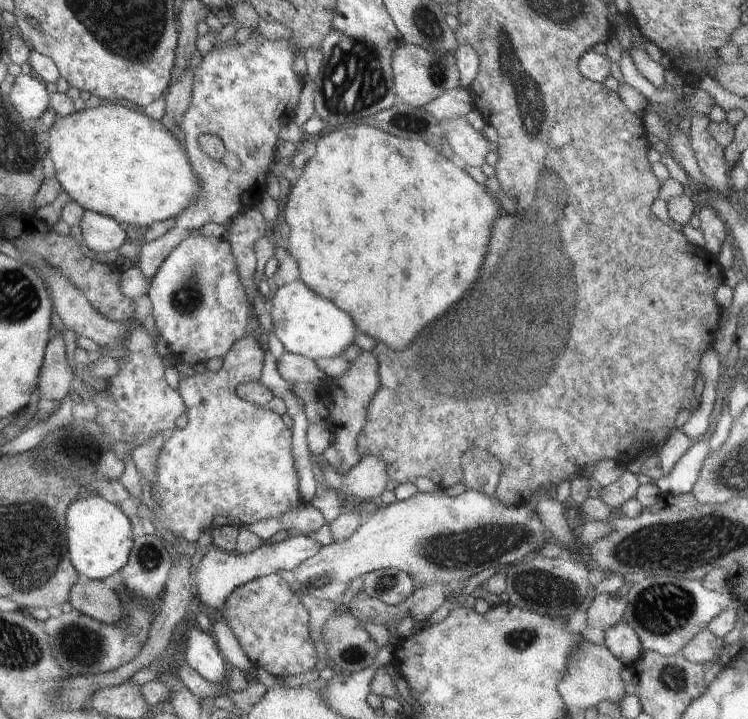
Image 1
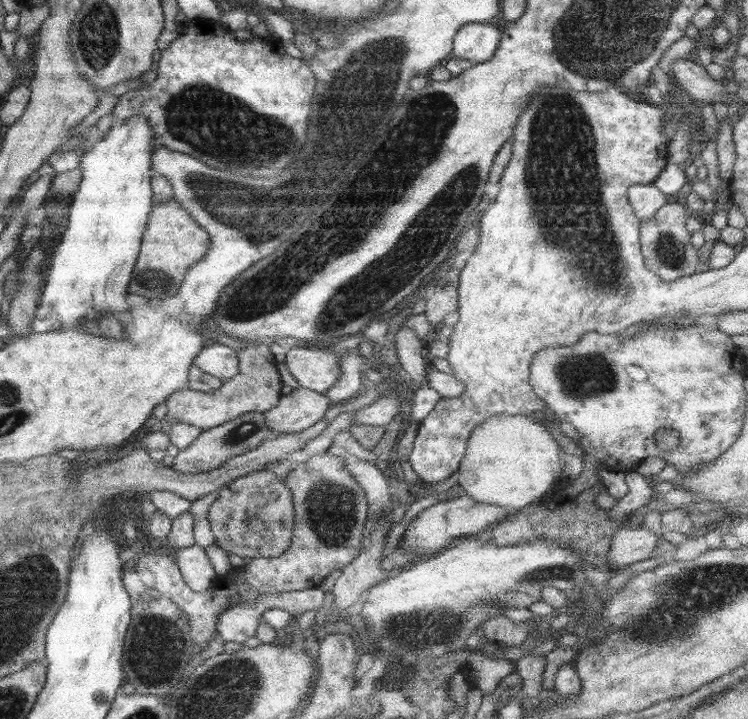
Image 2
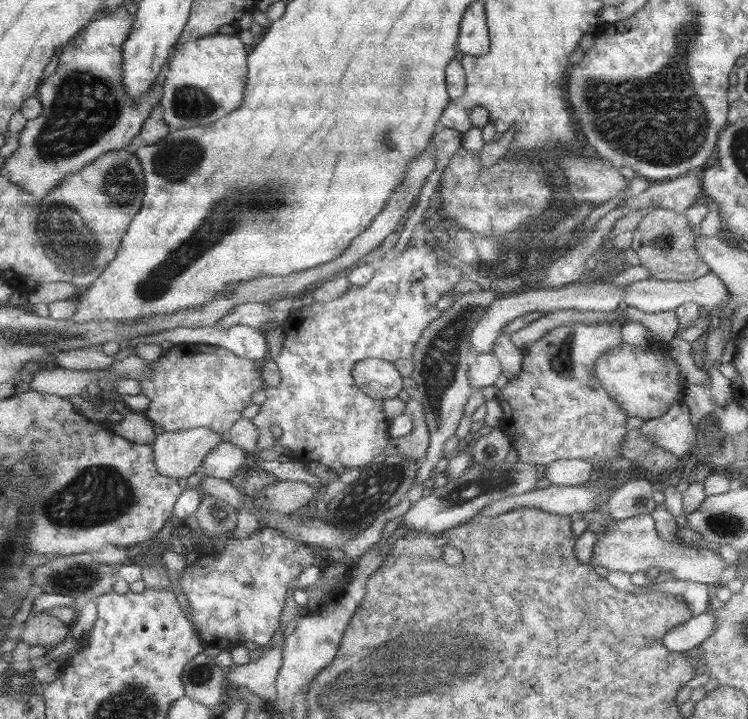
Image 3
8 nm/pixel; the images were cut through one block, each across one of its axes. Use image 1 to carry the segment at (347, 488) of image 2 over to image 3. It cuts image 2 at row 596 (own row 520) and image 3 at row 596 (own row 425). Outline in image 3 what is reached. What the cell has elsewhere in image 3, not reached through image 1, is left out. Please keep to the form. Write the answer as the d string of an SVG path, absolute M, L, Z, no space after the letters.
M267 527L256 530L246 540L233 540L229 536L224 541L227 544L223 550L191 556L189 565L181 573L180 588L188 597L193 624L198 630L200 641L207 643L208 651L230 651L248 641L261 648L270 643L277 632L286 602L286 591L292 585L300 586L298 575L312 566L314 552L303 541L291 540L284 537L283 533Z

